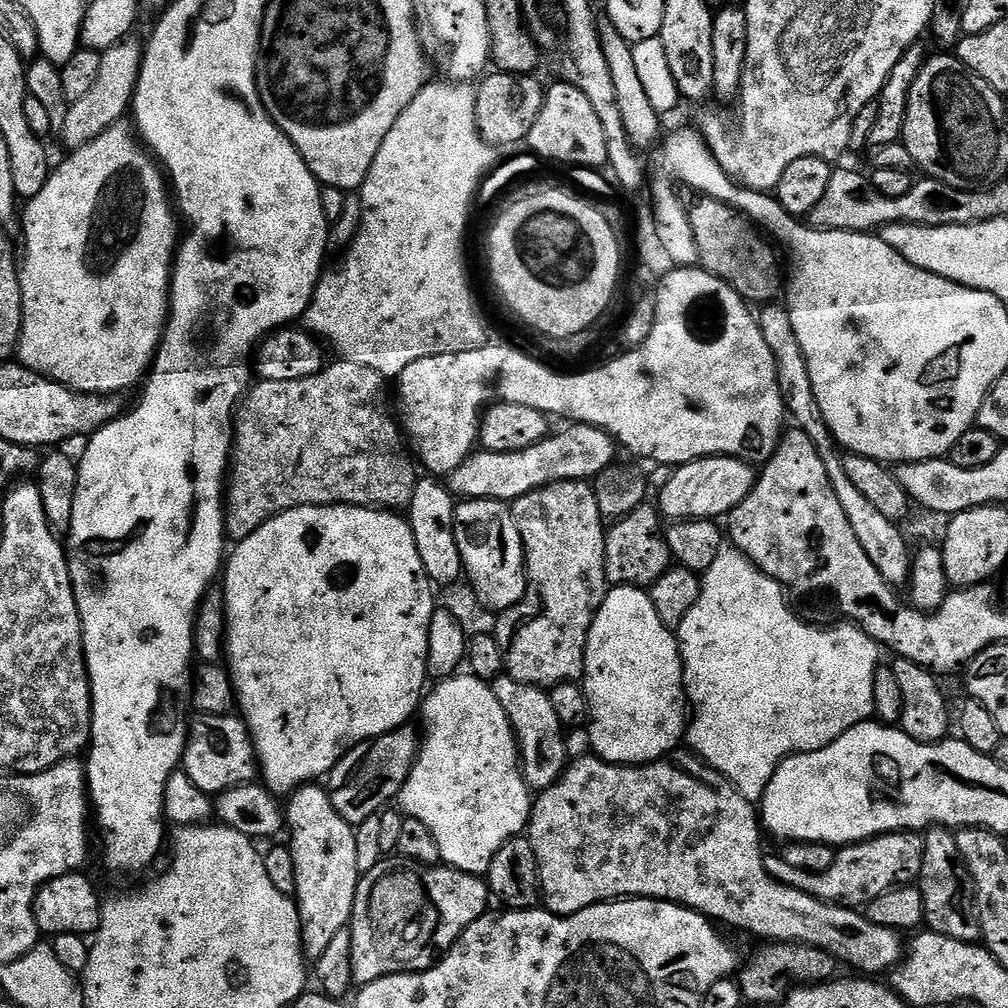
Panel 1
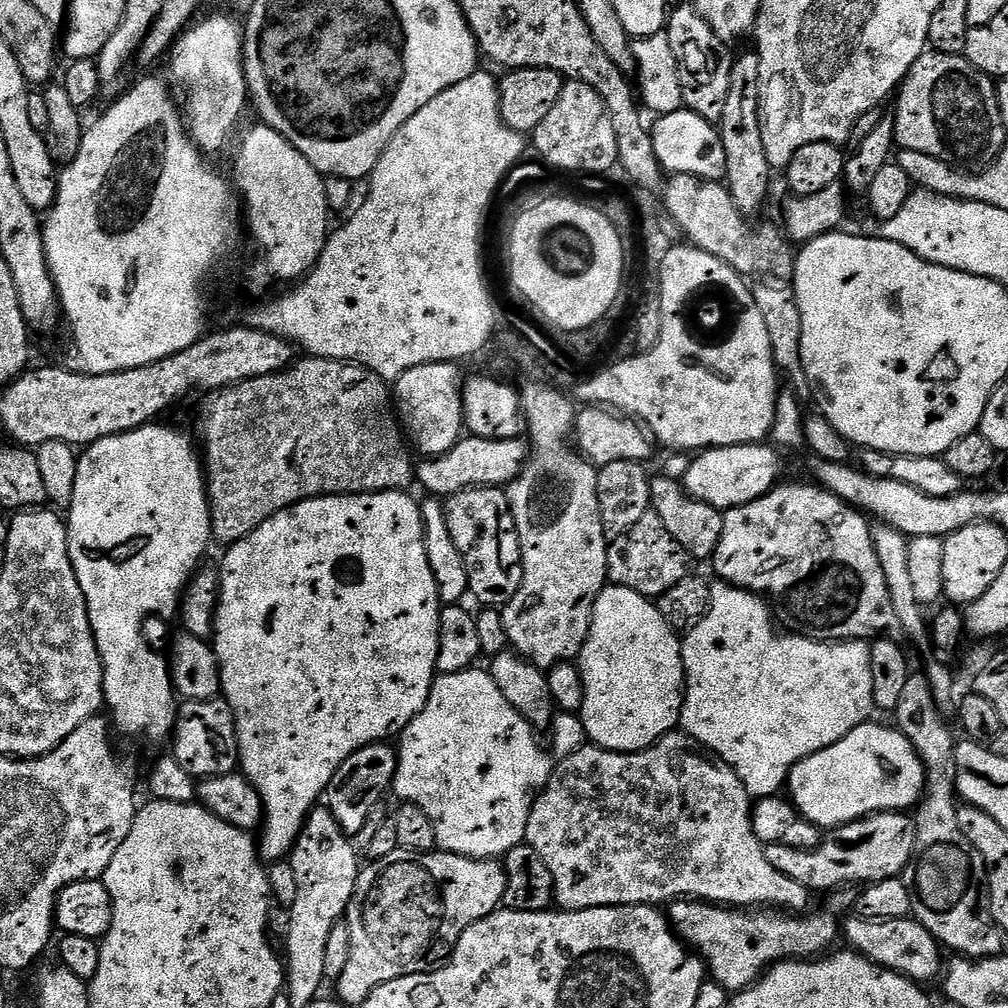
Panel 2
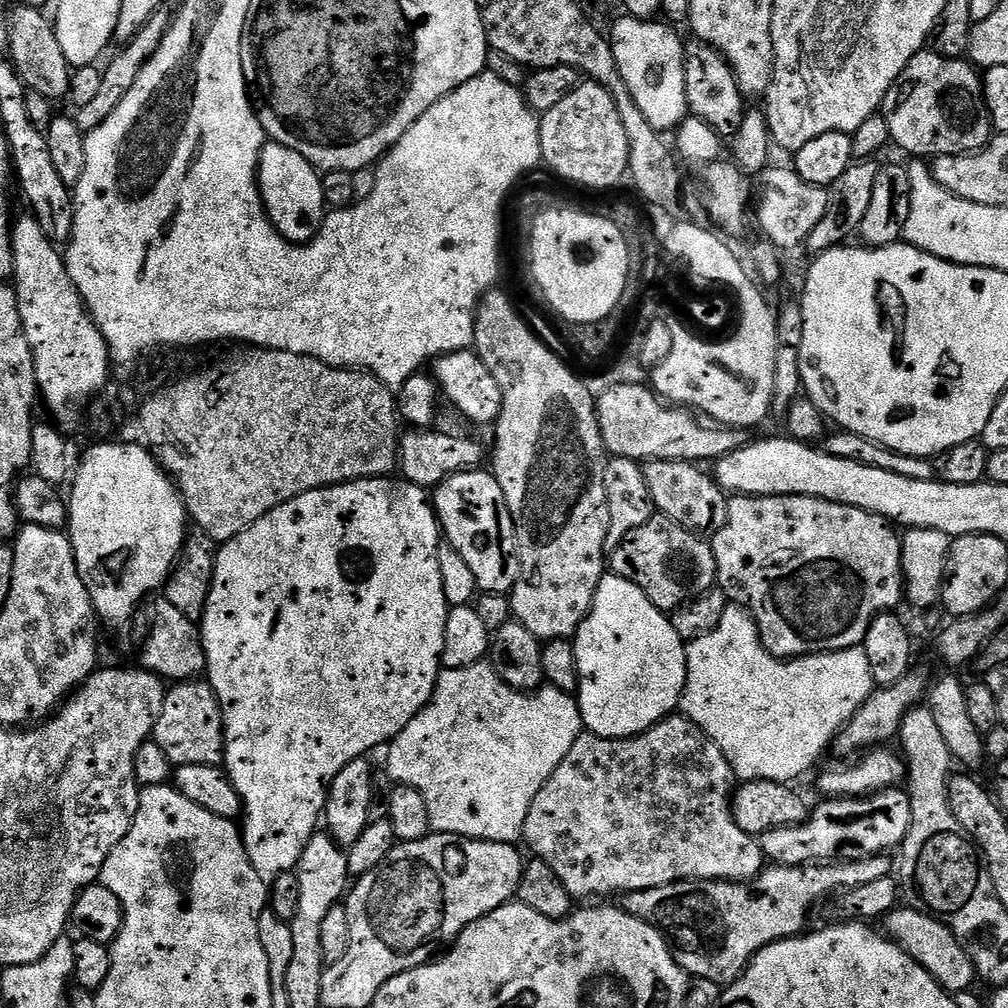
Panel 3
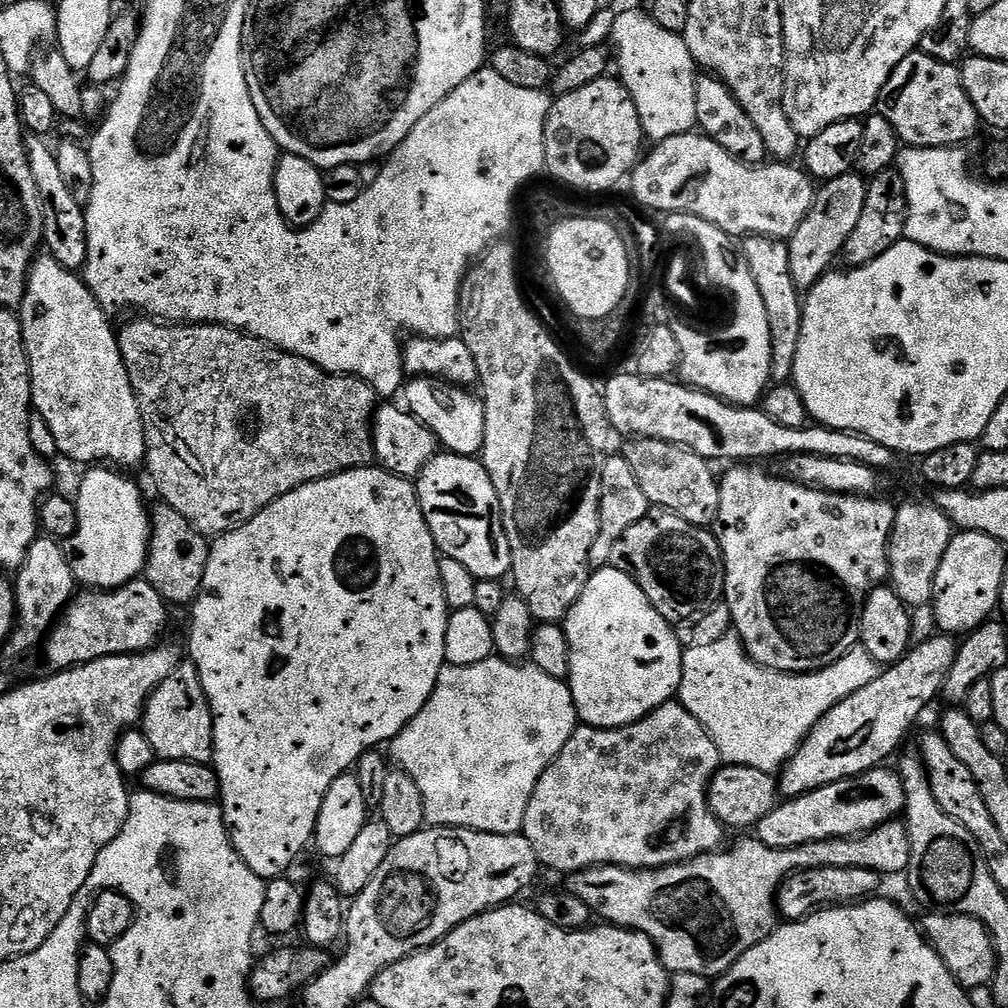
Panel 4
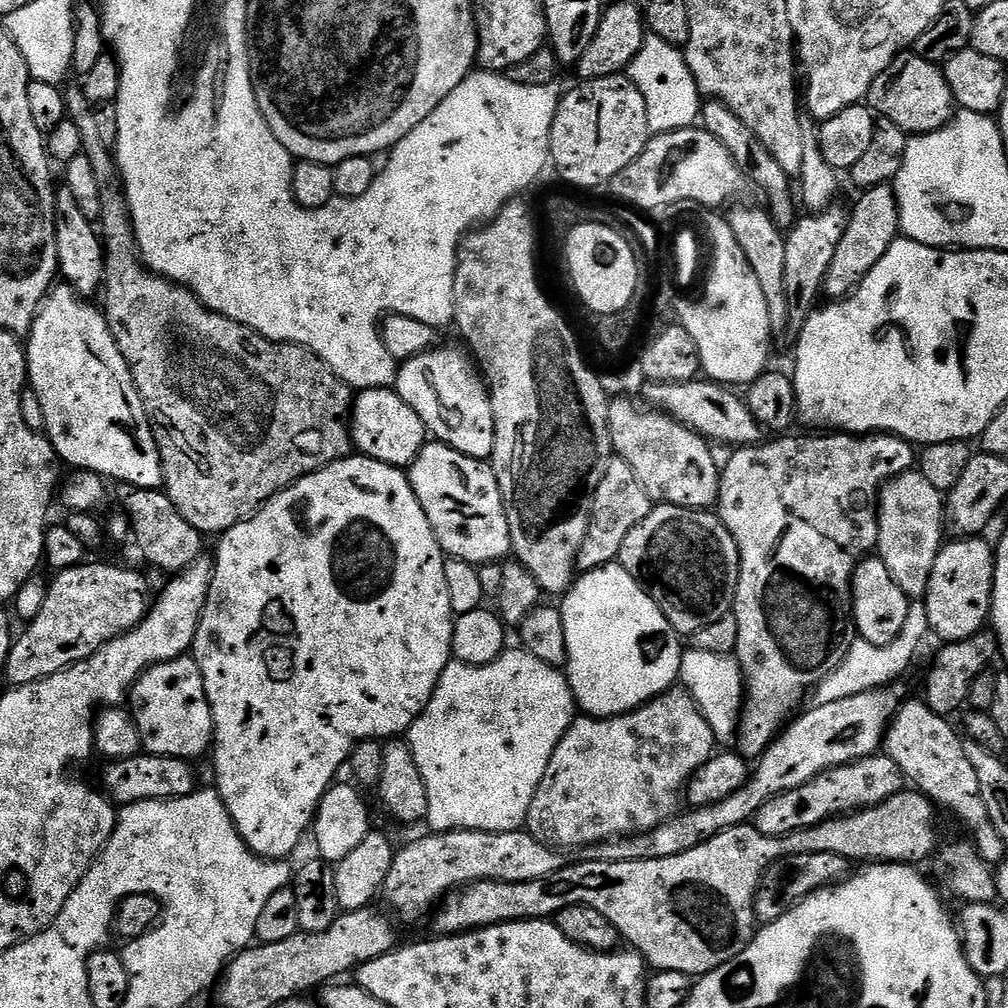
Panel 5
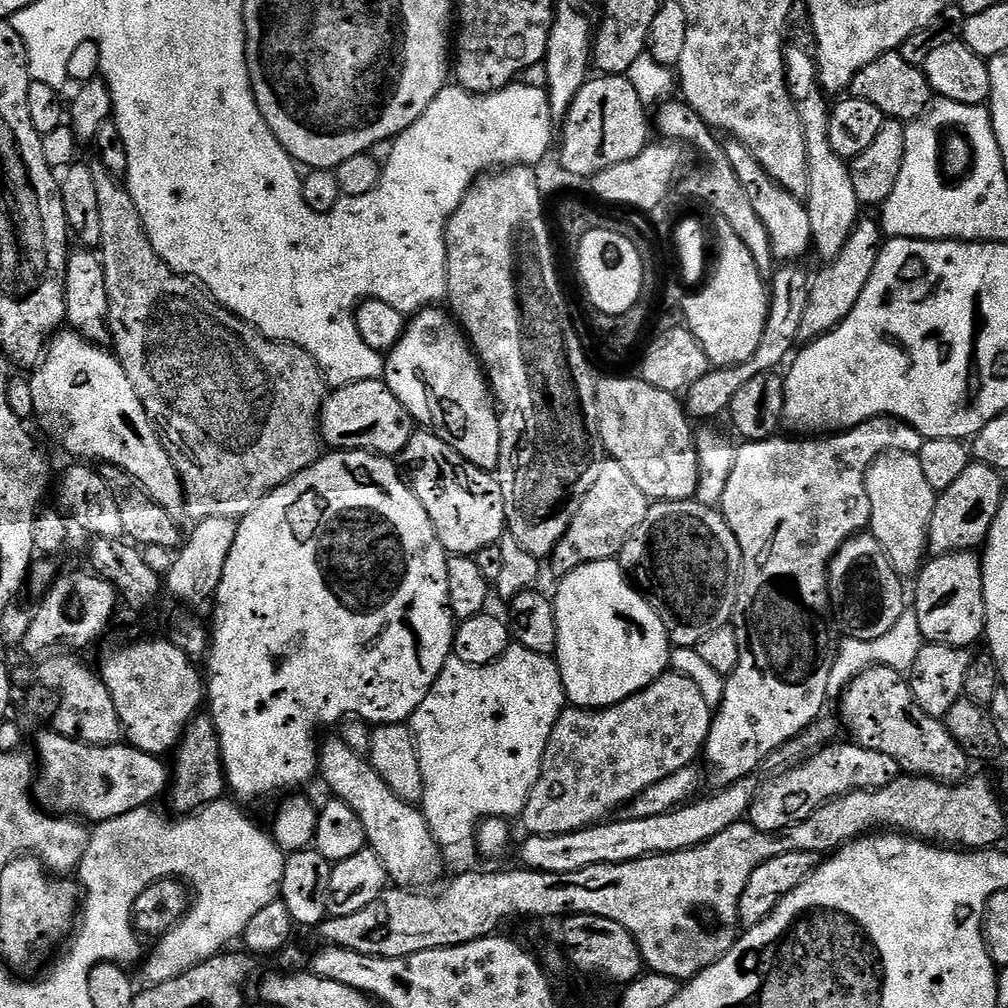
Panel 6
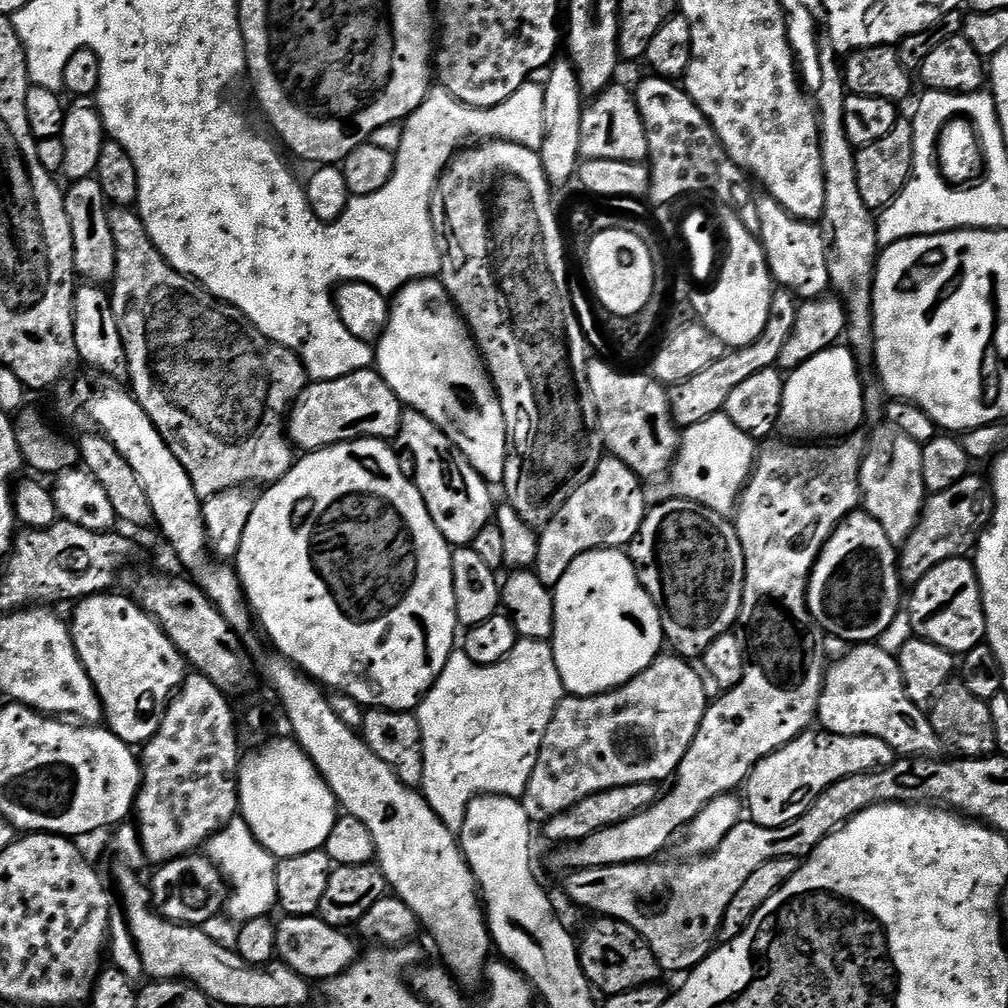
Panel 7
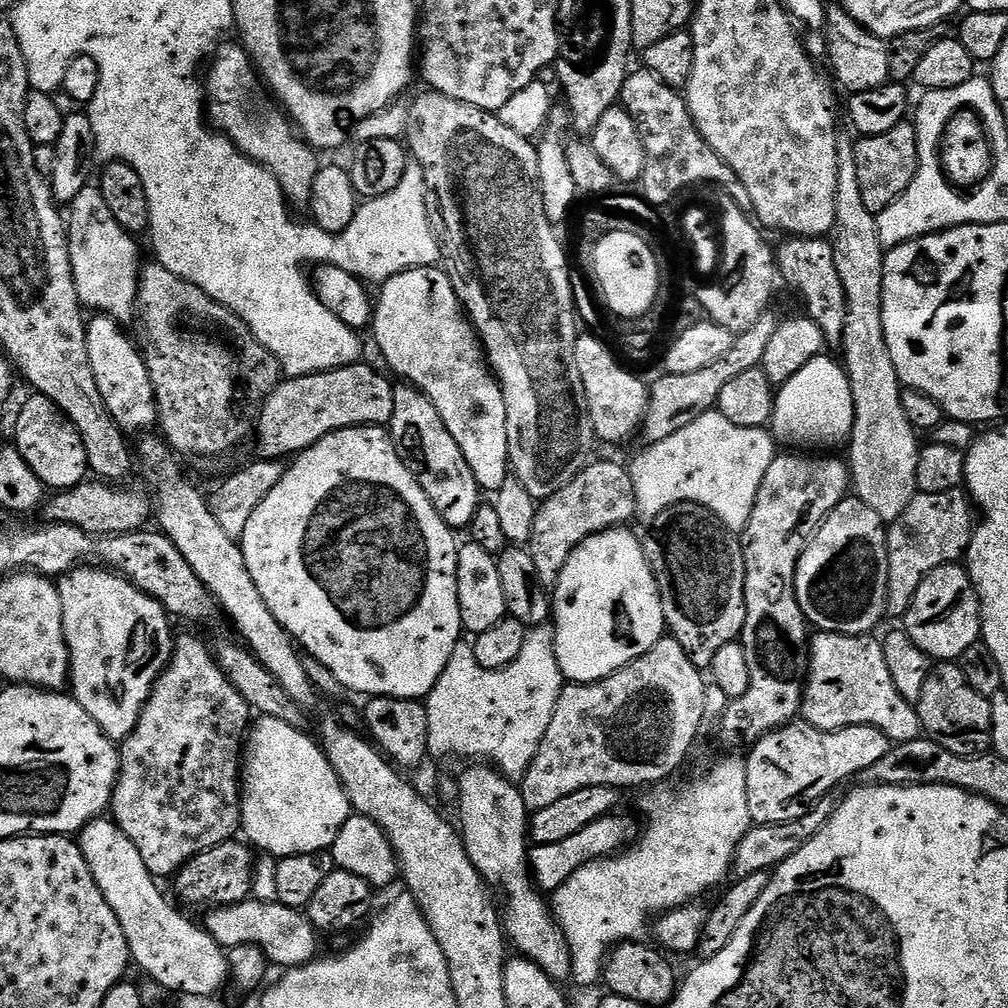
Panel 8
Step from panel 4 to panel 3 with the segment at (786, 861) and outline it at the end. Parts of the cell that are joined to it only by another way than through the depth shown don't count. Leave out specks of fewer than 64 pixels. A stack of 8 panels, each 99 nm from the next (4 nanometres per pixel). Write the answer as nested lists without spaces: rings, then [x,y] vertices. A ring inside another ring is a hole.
[[[891,855],[867,856],[865,860],[845,860],[843,862],[825,862],[823,864],[802,864],[786,866],[777,864],[765,867],[753,880],[737,882],[734,880],[675,880],[672,884],[658,886],[650,890],[629,892],[623,897],[625,912],[637,916],[642,922],[654,926],[668,943],[672,956],[682,966],[682,970],[692,978],[710,978],[710,982],[727,986],[735,982],[748,964],[763,948],[779,940],[791,940],[801,935],[809,927],[808,915],[812,907],[823,896],[831,892],[843,893],[854,886],[866,886],[877,878],[892,876],[894,860]]]

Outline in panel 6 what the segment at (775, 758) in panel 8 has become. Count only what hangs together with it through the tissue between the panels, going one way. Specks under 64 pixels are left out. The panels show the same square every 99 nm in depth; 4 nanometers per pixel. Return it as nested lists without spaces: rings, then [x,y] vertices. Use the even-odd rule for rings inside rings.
[[[833,742],[819,752],[813,752],[796,767],[773,775],[769,784],[761,783],[748,811],[747,823],[763,832],[781,832],[783,828],[814,814],[814,810],[834,798],[845,796],[848,792],[890,786],[890,782],[901,776],[900,764],[882,754],[882,750],[866,750],[866,746],[855,742],[840,743]]]

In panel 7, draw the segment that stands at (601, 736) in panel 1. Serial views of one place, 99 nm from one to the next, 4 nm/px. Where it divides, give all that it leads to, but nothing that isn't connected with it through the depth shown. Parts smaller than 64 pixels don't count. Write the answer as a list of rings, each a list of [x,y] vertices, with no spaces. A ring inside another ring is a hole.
[[[599,548],[582,554],[574,558],[574,562],[570,562],[570,570],[562,574],[554,589],[554,634],[550,643],[554,650],[554,662],[558,662],[558,674],[564,683],[564,691],[569,696],[597,696],[603,692],[612,692],[616,688],[621,688],[626,682],[630,682],[638,674],[642,674],[642,670],[646,670],[656,661],[656,657],[661,655],[663,649],[660,647],[665,647],[666,644],[662,622],[650,594],[640,585],[640,579],[636,577],[632,559],[628,557],[627,551],[618,548]]]

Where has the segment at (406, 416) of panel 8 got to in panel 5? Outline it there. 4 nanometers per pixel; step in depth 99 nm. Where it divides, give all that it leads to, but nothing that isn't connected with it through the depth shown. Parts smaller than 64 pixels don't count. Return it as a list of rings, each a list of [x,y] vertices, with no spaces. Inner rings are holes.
[[[428,442],[418,454],[418,458],[414,458],[406,475],[422,510],[426,510],[426,518],[430,518],[430,526],[438,538],[440,548],[449,557],[479,566],[503,561],[503,556],[507,557],[511,553],[510,522],[506,518],[502,490],[498,486],[498,478],[491,463],[470,458],[454,450],[449,444]]]

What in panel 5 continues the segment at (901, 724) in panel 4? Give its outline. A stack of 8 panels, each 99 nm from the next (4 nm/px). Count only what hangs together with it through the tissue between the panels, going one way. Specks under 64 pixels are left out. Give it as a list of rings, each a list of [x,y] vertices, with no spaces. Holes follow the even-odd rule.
[[[896,686],[877,688],[874,692],[854,694],[854,698],[816,704],[809,712],[801,711],[755,761],[742,790],[734,790],[734,794],[730,794],[730,798],[724,798],[720,804],[685,811],[685,816],[677,815],[648,832],[594,844],[591,848],[583,849],[583,859],[626,862],[682,854],[722,830],[749,823],[757,810],[766,806],[766,802],[790,790],[798,790],[798,786],[806,786],[806,782],[810,782],[818,774],[877,755],[881,751],[888,726],[902,703],[902,695],[900,696],[898,689]]]

